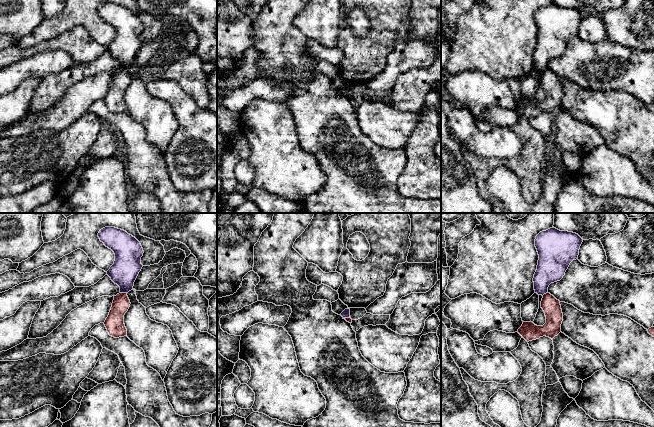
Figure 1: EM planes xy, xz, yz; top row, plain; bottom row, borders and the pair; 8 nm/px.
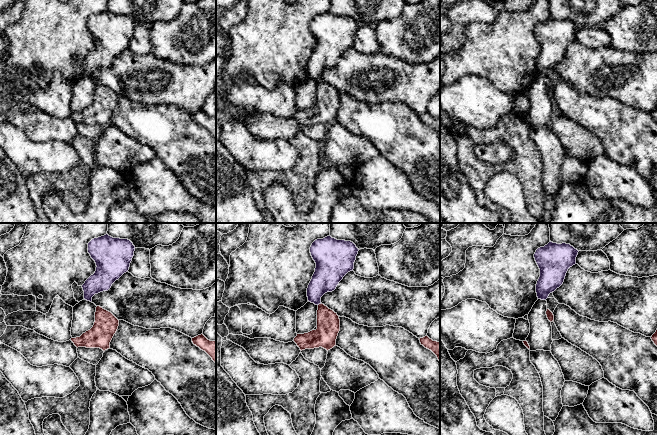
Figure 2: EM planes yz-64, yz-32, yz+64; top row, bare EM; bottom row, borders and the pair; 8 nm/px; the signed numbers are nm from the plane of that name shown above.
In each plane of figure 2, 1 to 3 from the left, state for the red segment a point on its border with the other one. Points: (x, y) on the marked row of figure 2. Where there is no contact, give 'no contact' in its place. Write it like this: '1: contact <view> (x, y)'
1: no contact
2: contact yz-32 (319, 303)
3: no contact

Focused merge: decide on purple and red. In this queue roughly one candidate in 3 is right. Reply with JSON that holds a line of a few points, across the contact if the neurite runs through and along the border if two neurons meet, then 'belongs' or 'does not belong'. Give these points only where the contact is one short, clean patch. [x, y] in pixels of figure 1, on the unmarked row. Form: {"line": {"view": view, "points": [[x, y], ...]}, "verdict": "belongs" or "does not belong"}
{"line": {"view": "xy", "points": [[120, 68], [126, 69]]}, "verdict": "does not belong"}

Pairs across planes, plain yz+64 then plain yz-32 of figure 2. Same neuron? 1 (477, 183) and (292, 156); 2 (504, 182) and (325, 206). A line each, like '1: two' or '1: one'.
1: two
2: one

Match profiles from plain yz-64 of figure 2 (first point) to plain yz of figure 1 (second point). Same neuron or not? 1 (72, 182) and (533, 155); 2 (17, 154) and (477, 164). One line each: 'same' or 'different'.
1: same
2: different

